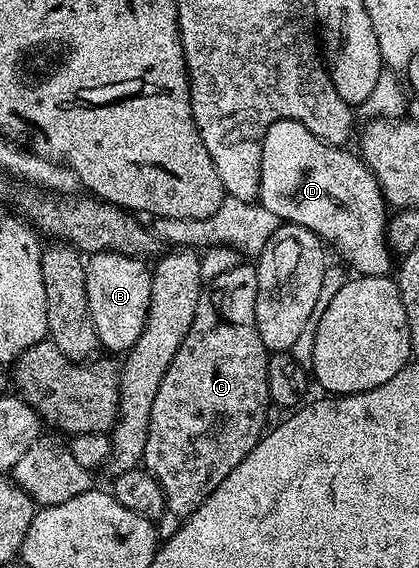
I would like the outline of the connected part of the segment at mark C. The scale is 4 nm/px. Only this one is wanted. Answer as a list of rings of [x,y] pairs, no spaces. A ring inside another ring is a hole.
[[[242,262],[234,270],[226,270],[226,274],[220,274],[218,278],[205,283],[198,298],[198,310],[194,310],[194,322],[190,326],[190,334],[186,334],[182,346],[178,346],[178,354],[174,354],[174,362],[170,362],[170,370],[166,370],[166,378],[162,378],[162,386],[158,386],[154,407],[150,410],[150,430],[146,434],[142,464],[147,472],[160,483],[164,491],[164,512],[158,521],[159,535],[164,538],[173,536],[184,520],[190,518],[190,514],[194,514],[194,510],[198,510],[198,506],[202,506],[206,498],[212,497],[214,490],[218,490],[218,486],[230,474],[230,470],[234,470],[234,466],[238,466],[238,462],[242,462],[242,458],[246,458],[246,454],[254,450],[254,446],[266,431],[264,423],[268,420],[268,408],[270,409],[266,370],[270,353],[254,327],[254,301],[260,295],[260,273],[253,265],[251,268],[248,264],[251,263]]]

